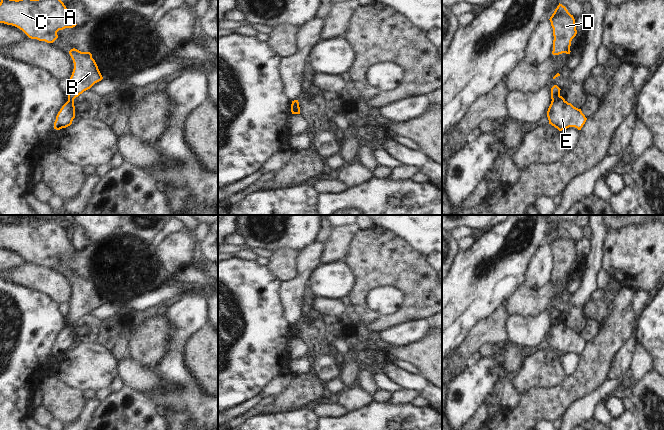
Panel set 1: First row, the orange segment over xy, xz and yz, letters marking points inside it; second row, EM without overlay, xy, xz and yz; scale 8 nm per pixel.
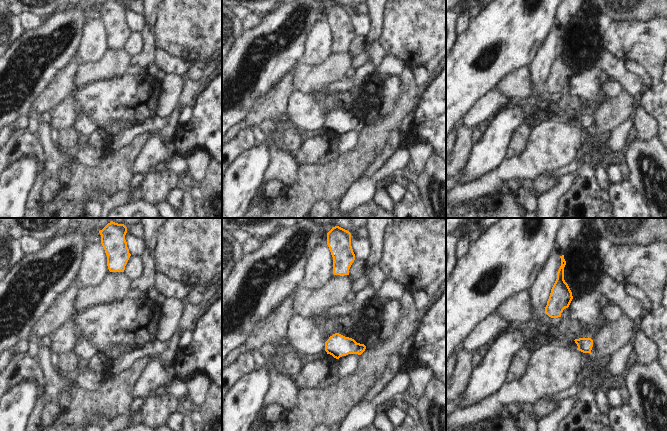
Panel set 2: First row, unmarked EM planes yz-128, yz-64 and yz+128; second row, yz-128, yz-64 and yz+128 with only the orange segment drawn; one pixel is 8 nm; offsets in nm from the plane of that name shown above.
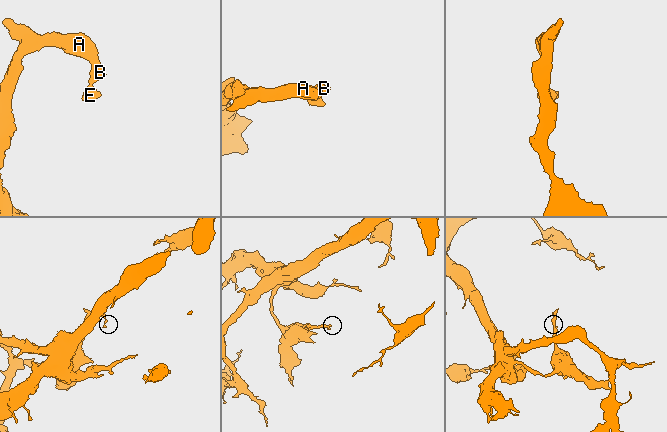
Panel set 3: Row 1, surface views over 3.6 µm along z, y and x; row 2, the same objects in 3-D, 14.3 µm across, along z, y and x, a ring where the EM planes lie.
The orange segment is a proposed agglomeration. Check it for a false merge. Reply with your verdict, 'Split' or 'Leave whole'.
Split

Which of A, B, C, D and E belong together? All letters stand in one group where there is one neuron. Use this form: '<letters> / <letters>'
A B C D / E

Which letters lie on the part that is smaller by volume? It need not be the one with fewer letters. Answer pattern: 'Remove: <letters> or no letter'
Remove: E

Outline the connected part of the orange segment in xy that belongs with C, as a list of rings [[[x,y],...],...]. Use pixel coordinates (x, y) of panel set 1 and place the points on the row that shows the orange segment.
[[[1,0],[0,23],[15,26],[29,38],[47,43],[53,43],[58,38],[59,30],[77,25],[61,0]]]

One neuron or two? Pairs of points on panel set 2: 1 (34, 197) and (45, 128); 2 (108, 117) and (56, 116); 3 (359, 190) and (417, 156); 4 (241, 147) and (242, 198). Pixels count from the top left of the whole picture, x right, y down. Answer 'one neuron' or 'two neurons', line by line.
1: one neuron
2: one neuron
3: two neurons
4: two neurons

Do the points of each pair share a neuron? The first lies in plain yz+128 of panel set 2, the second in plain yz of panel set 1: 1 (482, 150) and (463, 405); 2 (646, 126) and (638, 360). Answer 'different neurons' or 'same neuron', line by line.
1: same neuron
2: same neuron

